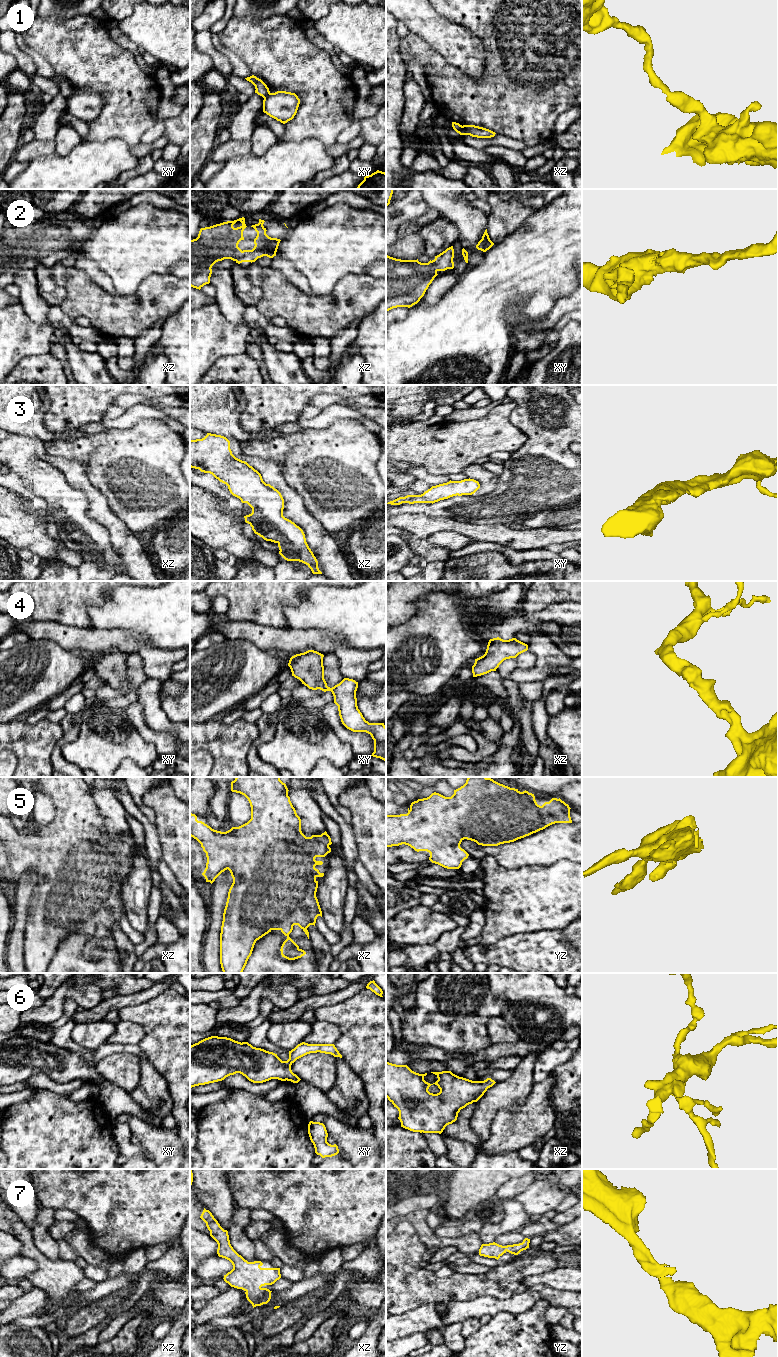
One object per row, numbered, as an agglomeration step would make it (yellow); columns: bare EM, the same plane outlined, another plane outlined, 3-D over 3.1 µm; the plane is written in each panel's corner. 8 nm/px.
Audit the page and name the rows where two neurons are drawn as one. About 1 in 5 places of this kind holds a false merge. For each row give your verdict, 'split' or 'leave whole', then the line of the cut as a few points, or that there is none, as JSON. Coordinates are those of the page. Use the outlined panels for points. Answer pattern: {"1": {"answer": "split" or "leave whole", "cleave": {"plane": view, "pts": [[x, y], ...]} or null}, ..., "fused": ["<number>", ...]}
{"1": {"answer": "split", "cleave": {"plane": "xz", "pts": [[461, 126], [464, 134]]}}, "2": {"answer": "leave whole", "cleave": null}, "3": {"answer": "leave whole", "cleave": null}, "4": {"answer": "leave whole", "cleave": null}, "5": {"answer": "leave whole", "cleave": null}, "6": {"answer": "leave whole", "cleave": null}, "7": {"answer": "leave whole", "cleave": null}, "fused": ["1"]}

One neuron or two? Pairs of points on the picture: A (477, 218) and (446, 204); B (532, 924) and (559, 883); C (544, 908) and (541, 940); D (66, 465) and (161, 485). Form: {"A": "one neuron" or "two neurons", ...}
{"A": "one neuron", "B": "one neuron", "C": "two neurons", "D": "two neurons"}

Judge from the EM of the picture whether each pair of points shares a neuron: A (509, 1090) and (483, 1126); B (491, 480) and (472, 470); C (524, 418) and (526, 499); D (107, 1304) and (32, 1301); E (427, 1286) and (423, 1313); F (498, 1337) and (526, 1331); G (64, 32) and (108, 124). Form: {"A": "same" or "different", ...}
{"A": "same", "B": "same", "C": "same", "D": "different", "E": "different", "F": "same", "G": "same"}

